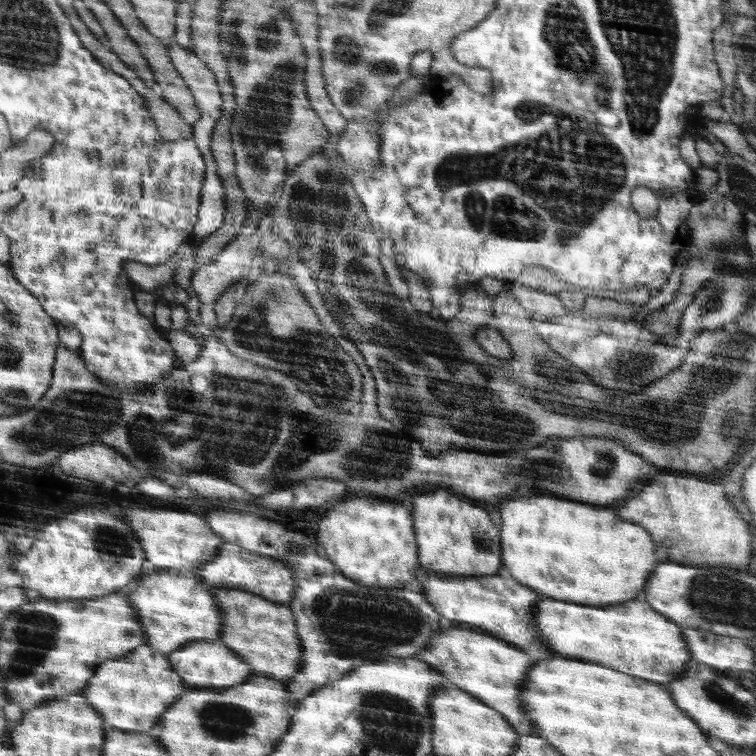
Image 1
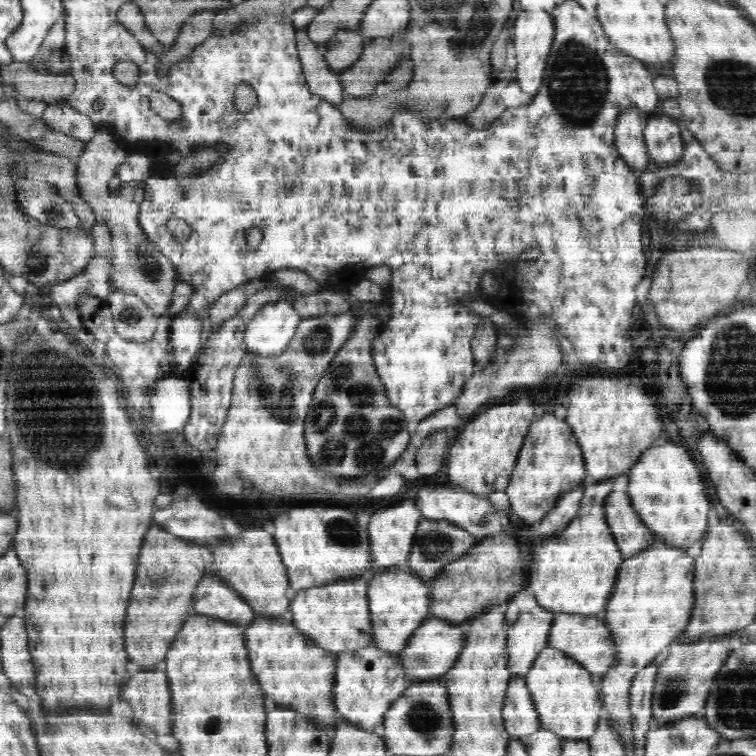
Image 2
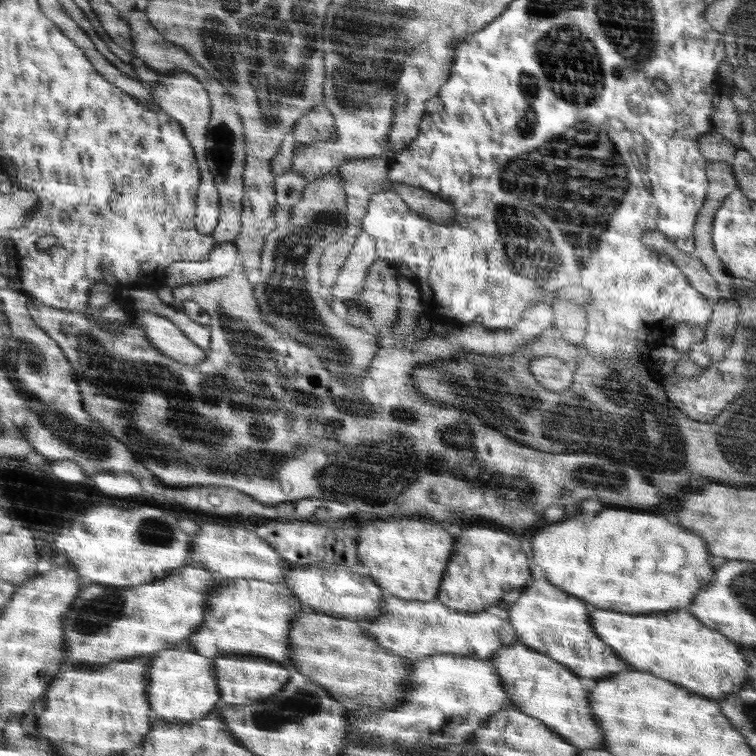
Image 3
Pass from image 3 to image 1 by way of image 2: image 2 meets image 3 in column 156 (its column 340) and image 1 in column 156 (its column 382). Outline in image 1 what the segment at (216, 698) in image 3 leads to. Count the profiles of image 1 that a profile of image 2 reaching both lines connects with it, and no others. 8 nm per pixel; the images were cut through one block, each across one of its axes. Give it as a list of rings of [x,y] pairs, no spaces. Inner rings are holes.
[[[144,644],[126,657],[98,665],[94,678],[82,693],[86,694],[88,701],[104,715],[106,728],[144,733],[156,726],[161,716],[168,712],[169,706],[186,690],[189,690],[188,686],[173,669],[168,655]]]

